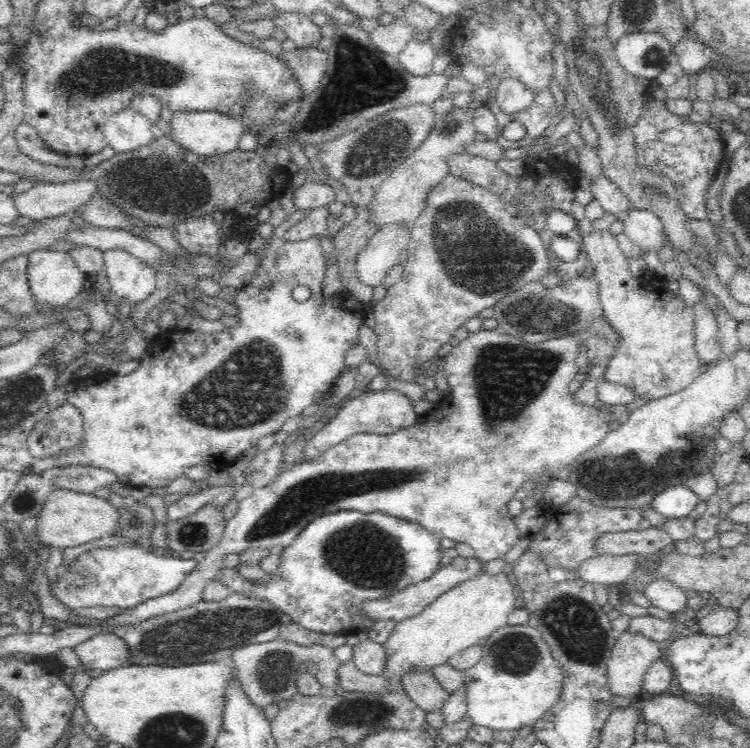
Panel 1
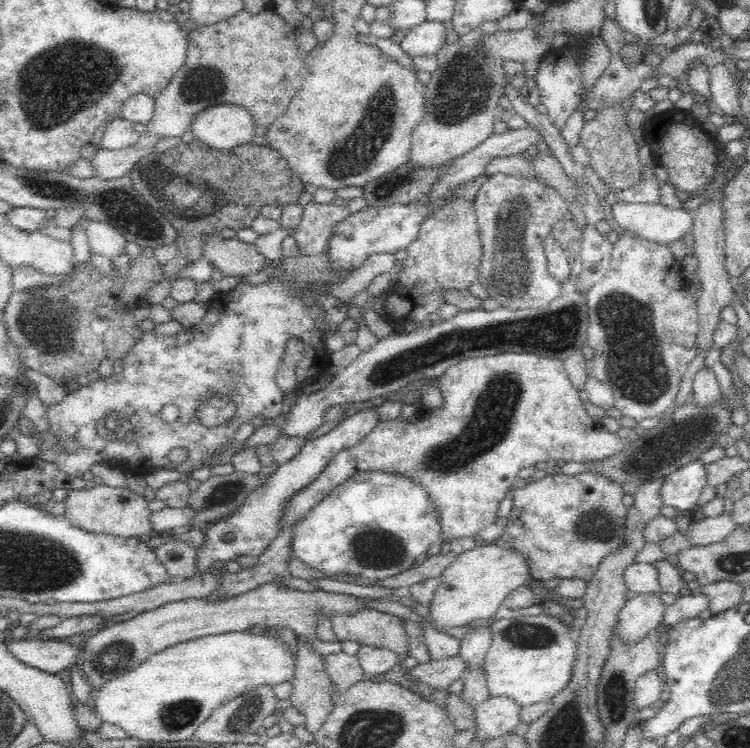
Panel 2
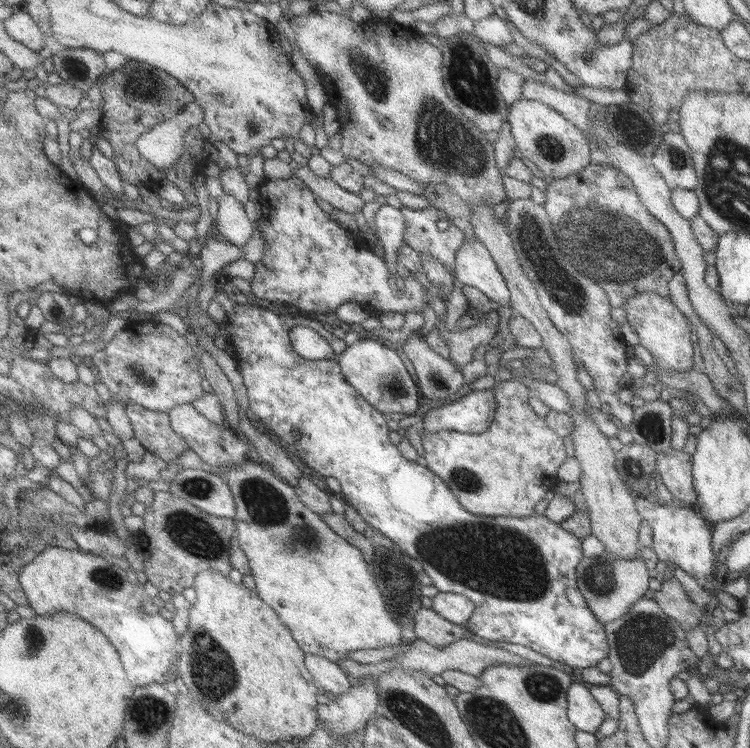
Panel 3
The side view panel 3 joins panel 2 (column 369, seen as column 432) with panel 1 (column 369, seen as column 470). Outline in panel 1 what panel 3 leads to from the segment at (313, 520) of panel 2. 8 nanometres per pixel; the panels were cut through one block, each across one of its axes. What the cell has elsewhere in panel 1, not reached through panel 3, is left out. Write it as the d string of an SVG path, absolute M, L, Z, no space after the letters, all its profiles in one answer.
M357 510L330 511L314 518L298 538L280 552L280 566L265 584L257 584L242 577L235 569L222 567L216 576L229 590L244 591L246 595L260 597L274 603L280 611L290 613L292 622L306 630L324 634L346 634L369 631L376 623L367 616L352 617L351 608L360 601L394 594L407 586L428 578L438 567L442 549L441 538L416 522L402 520L382 512L364 513Z

